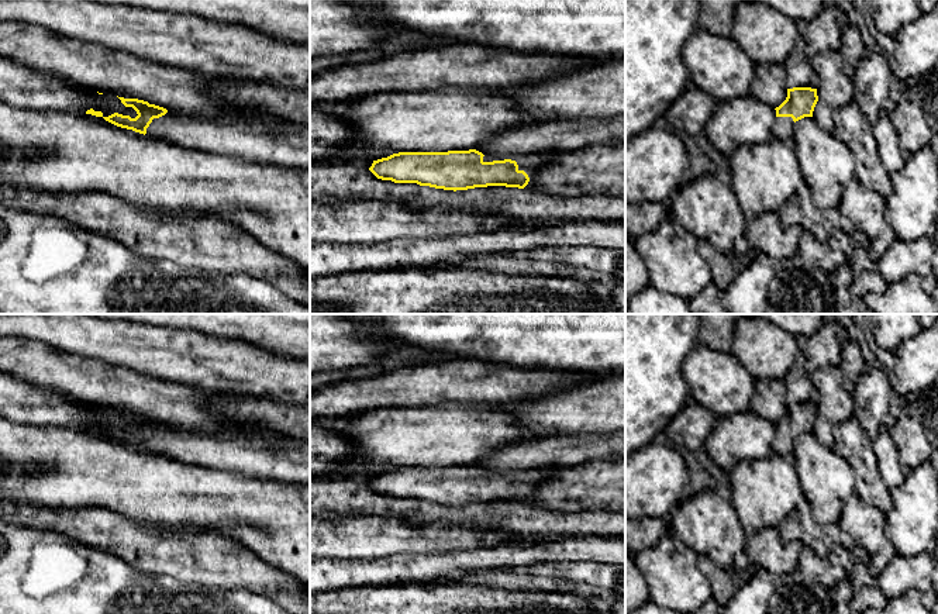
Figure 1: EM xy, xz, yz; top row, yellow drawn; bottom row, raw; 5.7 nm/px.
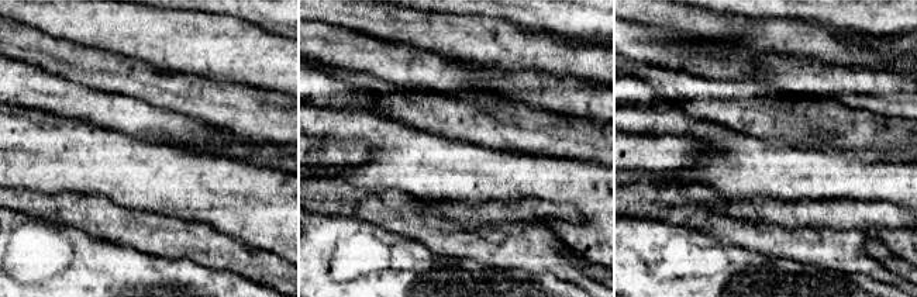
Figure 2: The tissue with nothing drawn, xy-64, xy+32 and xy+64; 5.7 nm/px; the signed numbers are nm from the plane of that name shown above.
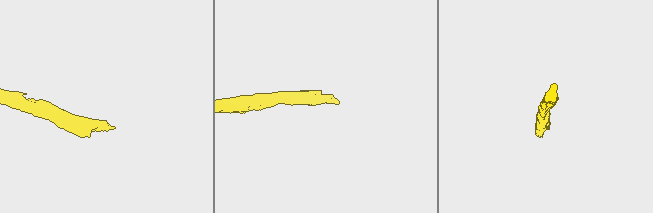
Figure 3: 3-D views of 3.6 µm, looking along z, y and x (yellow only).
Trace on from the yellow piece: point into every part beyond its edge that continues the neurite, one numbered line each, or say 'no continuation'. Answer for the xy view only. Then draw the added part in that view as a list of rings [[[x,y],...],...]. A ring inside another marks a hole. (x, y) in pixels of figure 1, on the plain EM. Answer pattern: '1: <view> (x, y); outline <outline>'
1: xy (288, 459); outline [[[168,427],[152,435],[145,451],[190,465],[310,484],[310,441],[286,435],[277,434],[275,442],[266,442],[234,428],[203,434]]]

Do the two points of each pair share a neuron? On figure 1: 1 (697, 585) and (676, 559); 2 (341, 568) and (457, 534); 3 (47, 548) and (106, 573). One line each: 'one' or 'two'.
1: one
2: two
3: one

